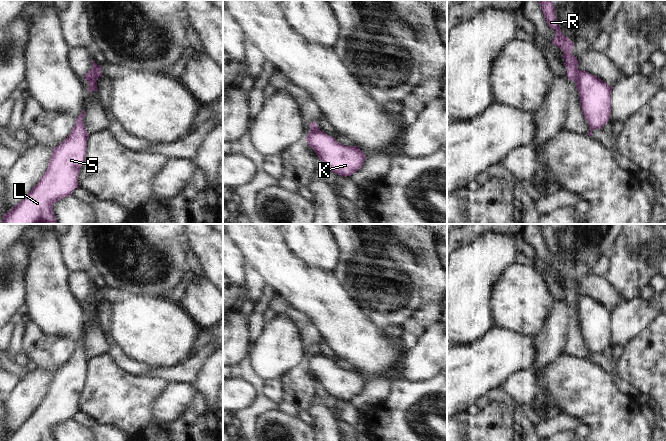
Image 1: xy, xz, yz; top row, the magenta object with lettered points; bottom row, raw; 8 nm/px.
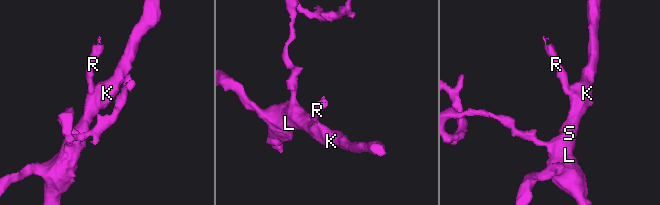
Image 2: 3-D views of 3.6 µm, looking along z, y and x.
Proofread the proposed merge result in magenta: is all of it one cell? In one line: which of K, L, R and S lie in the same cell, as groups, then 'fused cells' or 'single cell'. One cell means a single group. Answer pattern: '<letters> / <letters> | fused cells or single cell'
K L S / R | fused cells

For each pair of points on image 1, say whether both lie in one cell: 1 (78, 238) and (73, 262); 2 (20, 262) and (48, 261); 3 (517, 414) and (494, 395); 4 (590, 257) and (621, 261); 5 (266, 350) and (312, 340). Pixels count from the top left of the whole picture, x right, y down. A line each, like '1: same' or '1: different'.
1: same
2: different
3: same
4: different
5: different

